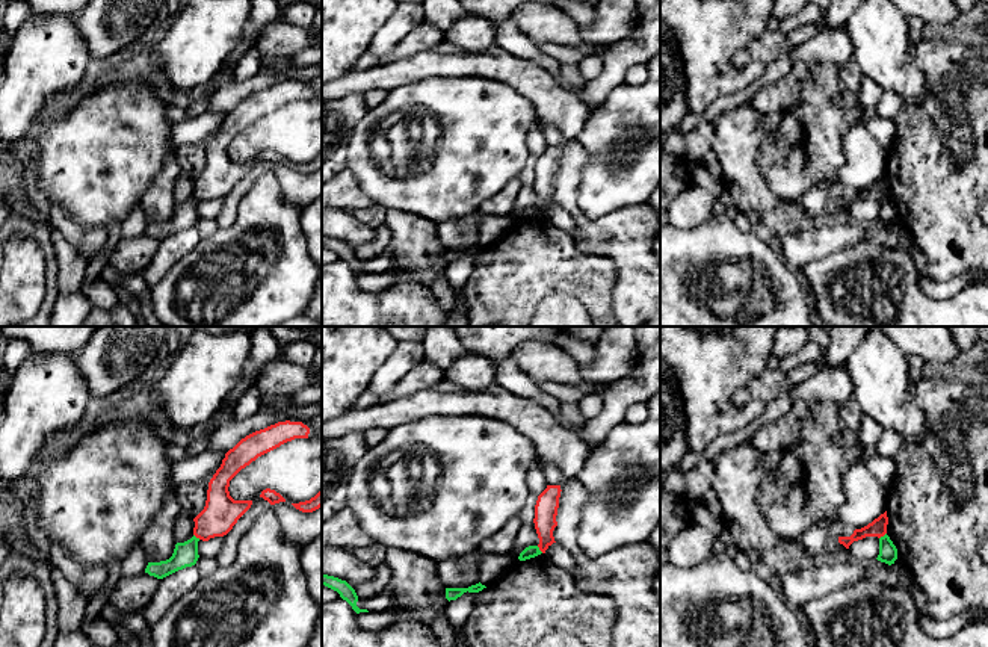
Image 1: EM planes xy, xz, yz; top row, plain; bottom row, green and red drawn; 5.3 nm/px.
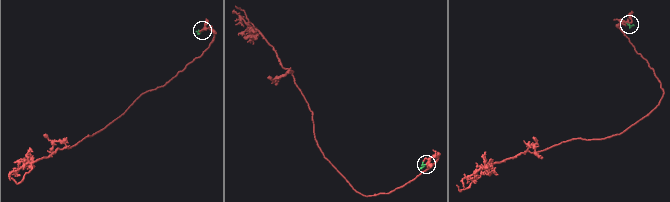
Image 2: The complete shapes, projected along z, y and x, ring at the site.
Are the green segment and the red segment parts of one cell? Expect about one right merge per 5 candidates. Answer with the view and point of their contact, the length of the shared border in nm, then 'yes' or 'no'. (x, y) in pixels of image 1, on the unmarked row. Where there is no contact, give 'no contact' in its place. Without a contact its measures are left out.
xz (538, 210) | 50 nm | no

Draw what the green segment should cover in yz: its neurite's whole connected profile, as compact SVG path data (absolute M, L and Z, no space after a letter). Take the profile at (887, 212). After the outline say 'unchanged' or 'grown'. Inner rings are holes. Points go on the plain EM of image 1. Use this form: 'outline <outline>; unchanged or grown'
outline M887 195L879 200L879 216L876 221L888 227L897 221L897 210Z; unchanged

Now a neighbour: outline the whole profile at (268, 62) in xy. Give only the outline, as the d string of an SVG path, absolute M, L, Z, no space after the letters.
M260 54L260 62L263 70L283 71L283 70L295 70L296 65L292 62L290 56L286 57L273 57L269 54Z

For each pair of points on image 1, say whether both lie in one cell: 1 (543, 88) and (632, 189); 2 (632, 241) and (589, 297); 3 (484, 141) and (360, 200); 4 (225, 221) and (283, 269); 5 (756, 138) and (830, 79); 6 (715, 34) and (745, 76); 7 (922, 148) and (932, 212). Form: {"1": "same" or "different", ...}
{"1": "different", "2": "different", "3": "different", "4": "different", "5": "different", "6": "same", "7": "same"}

